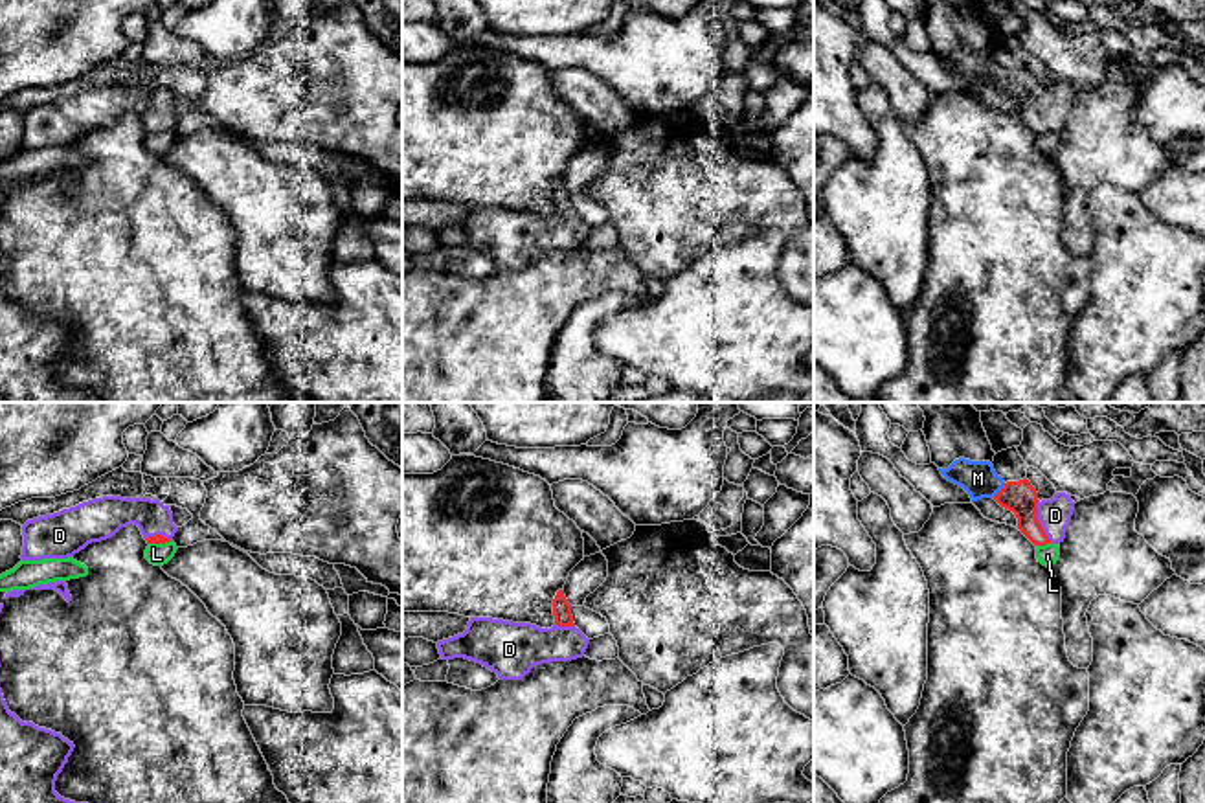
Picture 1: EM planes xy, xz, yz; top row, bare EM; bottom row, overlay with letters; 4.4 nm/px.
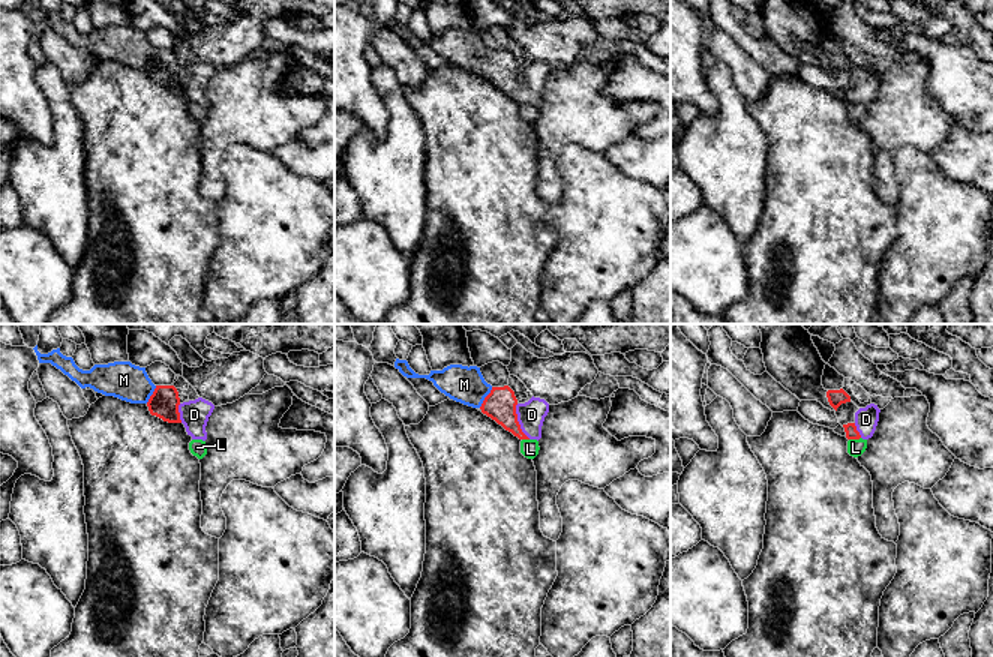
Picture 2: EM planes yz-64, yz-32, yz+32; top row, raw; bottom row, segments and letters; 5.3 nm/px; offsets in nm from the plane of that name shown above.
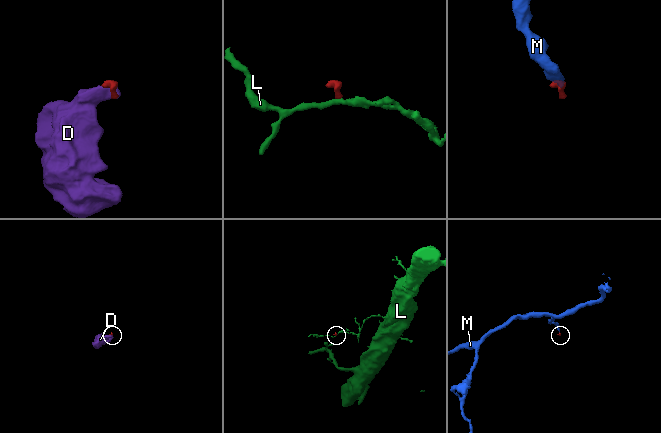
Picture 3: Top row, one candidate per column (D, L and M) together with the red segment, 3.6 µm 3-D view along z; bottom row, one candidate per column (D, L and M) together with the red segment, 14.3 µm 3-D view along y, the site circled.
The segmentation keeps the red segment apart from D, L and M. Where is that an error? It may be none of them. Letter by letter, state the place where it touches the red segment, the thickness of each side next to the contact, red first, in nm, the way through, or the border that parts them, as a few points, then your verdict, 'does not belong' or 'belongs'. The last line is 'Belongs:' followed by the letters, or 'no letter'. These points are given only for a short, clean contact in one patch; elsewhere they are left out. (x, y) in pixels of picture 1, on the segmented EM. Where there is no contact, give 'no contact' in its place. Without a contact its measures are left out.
D: meets red in yz at (1038, 522); 140 nm thick on the red side, 140 nm on the other; runs through yz (1020, 497), (1038, 522), (1055, 515); belongs
L: meets red in yz at (1042, 544); 140 nm thick on the red side, 90 nm on the other; border along yz (1049, 542), (1036, 546); does not belong
M: meets red in yz at (1000, 491); 140 nm thick on the red side, 160 nm on the other; runs through yz (1020, 497), (1000, 491), (978, 478); belongs
Belongs: D, M

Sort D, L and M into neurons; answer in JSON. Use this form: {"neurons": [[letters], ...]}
{"neurons": [["D", "M"], ["L"]]}

